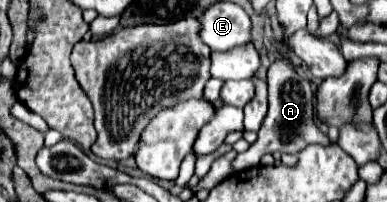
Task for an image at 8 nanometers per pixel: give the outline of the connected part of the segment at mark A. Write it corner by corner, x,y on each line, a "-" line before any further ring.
276,59
270,69
268,69
268,115
258,131
258,141
254,145
250,145
248,151
238,153
238,157
234,159
234,169
236,171
246,171
252,169
260,163
260,157
266,153
300,153
306,145
310,143
322,143
328,145
328,137
320,131
318,123
314,121
314,93
312,87
302,87
298,73
296,73
296,65
288,59

